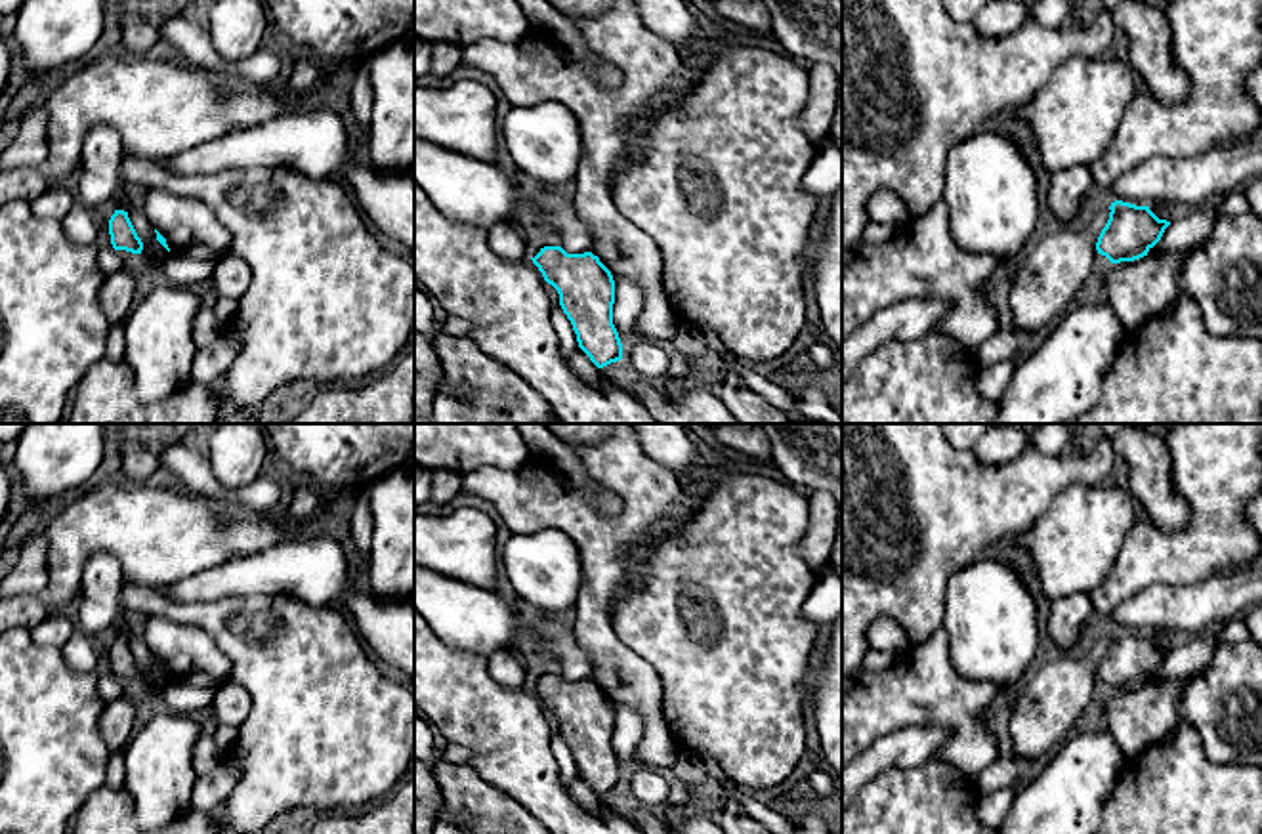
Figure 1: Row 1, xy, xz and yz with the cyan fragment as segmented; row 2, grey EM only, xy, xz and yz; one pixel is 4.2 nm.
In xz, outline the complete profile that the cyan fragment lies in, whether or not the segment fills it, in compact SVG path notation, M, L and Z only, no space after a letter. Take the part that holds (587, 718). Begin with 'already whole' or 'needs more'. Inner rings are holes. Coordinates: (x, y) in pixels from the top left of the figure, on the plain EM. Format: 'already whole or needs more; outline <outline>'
already whole; outline M544 674L531 685L544 708L559 721L559 733L573 752L578 775L603 796L622 786L622 771L613 752L615 708L592 679L567 681Z

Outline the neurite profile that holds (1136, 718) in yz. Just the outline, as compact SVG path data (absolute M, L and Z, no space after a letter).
M1180 678L1167 683L1147 681L1134 689L1113 691L1104 706L1104 729L1132 760L1176 727L1178 702L1189 683Z

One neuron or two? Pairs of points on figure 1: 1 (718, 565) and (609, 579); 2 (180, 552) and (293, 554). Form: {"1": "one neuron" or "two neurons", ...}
{"1": "two neurons", "2": "two neurons"}

